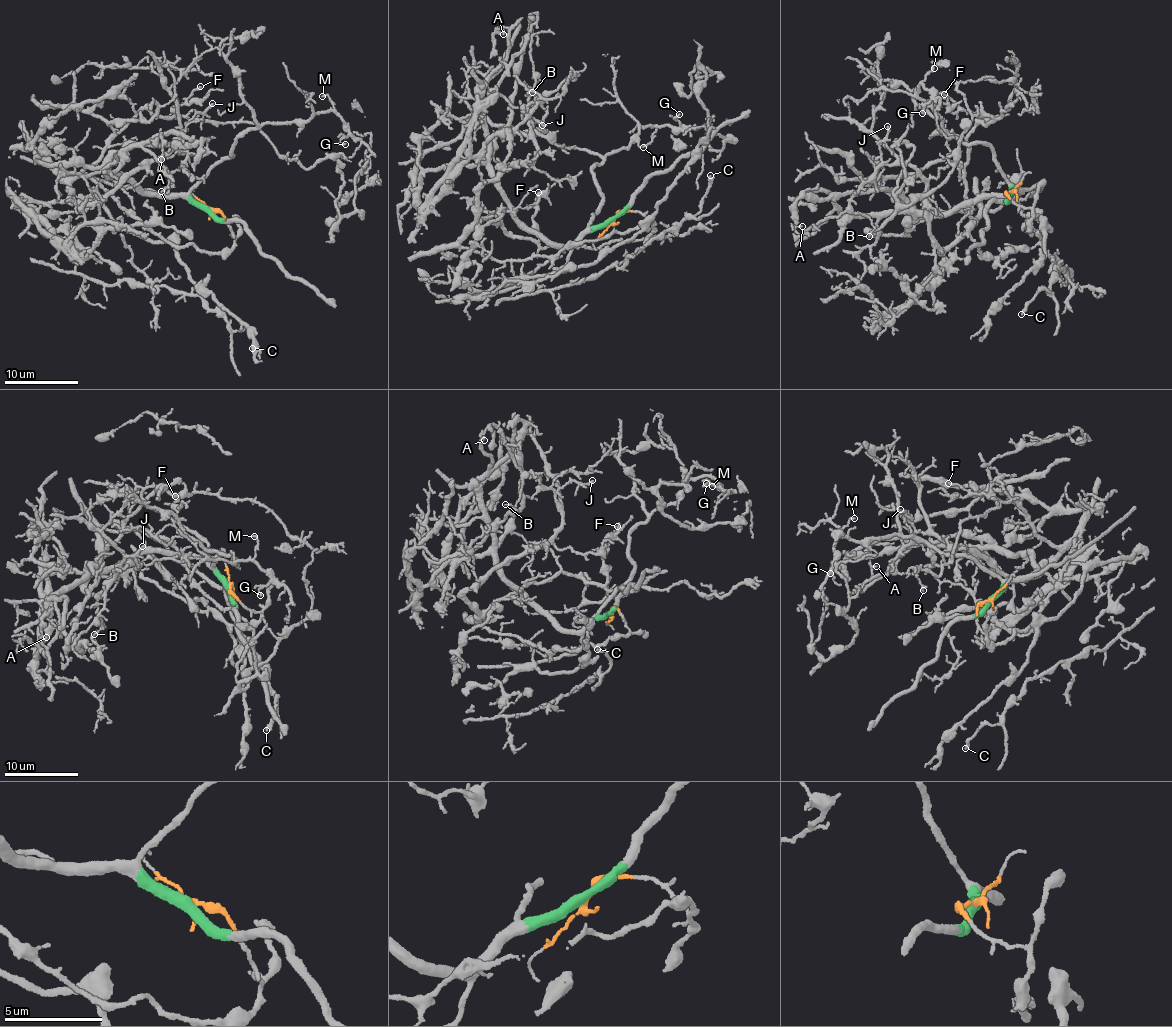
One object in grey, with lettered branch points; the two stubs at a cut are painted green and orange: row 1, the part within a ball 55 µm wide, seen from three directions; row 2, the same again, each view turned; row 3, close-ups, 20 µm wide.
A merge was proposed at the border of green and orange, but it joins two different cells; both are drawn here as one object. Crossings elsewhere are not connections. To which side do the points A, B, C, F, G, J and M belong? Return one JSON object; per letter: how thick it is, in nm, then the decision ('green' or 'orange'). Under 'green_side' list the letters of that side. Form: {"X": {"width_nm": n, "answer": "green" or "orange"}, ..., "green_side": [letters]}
{"A": {"width_nm": 90, "answer": "green"}, "B": {"width_nm": 110, "answer": "orange"}, "C": {"width_nm": 300, "answer": "orange"}, "F": {"width_nm": 200, "answer": "orange"}, "G": {"width_nm": 140, "answer": "green"}, "J": {"width_nm": 180, "answer": "orange"}, "M": {"width_nm": 150, "answer": "green"}, "green_side": ["A", "G", "M"]}

